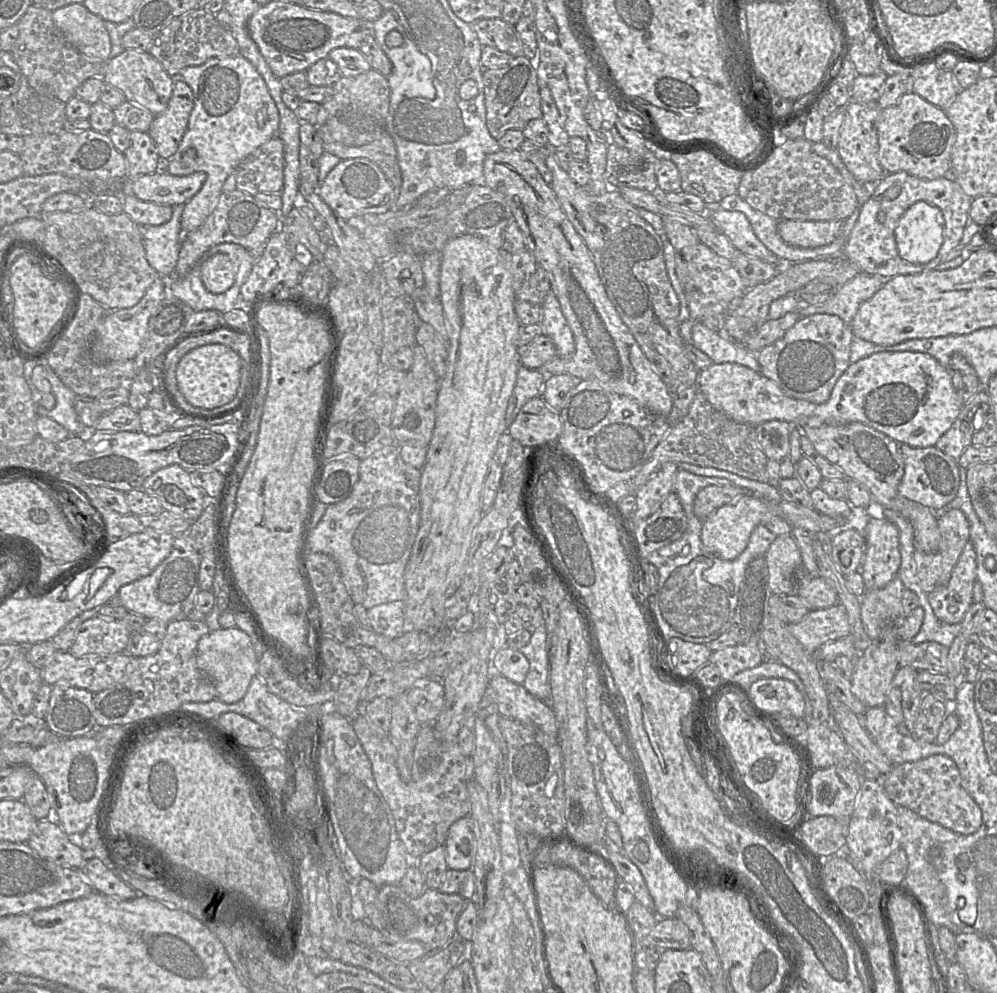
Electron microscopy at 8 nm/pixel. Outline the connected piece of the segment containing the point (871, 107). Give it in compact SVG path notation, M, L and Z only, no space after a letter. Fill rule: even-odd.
M850 101L844 107L844 120L840 127L836 150L849 172L859 181L880 181L887 173L878 160L876 119L882 108L877 101Z

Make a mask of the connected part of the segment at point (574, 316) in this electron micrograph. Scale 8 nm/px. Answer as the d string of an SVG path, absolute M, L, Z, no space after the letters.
M500 149L498 152L489 154L484 161L484 175L482 178L482 183L488 186L489 188L501 193L505 199L507 200L511 211L512 211L512 218L517 222L519 228L521 229L524 238L525 238L525 245L526 249L530 250L533 255L535 256L535 259L538 263L538 265L546 271L550 275L551 285L552 285L552 293L557 297L559 300L561 310L567 319L569 326L573 332L573 336L575 339L575 353L571 358L562 358L561 356L557 355L555 358L553 358L551 361L540 367L539 369L531 369L531 370L541 370L545 374L562 374L567 373L574 377L576 377L579 380L593 380L600 383L603 387L606 389L613 391L617 394L627 396L629 398L632 398L633 400L640 403L642 406L647 408L648 410L657 413L661 416L667 417L668 414L671 412L673 404L674 404L674 398L673 395L670 393L667 385L662 380L662 378L659 376L659 374L654 370L652 367L650 361L646 357L645 353L643 352L641 346L639 345L638 341L636 340L633 332L621 321L618 314L616 313L611 301L609 300L606 291L603 288L603 285L601 283L600 275L598 272L598 268L596 265L596 262L594 260L594 251L589 248L589 246L586 244L584 239L577 233L575 228L573 227L572 223L569 221L566 213L564 212L552 186L550 183L548 183L543 174L539 171L537 166L529 160L526 154L524 154L520 149L516 150L502 150Z

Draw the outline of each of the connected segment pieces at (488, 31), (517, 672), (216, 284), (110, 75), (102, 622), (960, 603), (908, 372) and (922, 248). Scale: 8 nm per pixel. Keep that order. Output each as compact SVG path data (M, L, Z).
M501 18L480 19L471 24L482 46L491 46L512 56L522 53L521 40L513 25Z
M508 646L494 651L491 665L494 672L517 684L524 682L529 671L529 662L525 655Z
M217 253L201 265L201 279L205 288L212 293L223 293L235 283L238 266L227 254Z
M127 49L105 62L102 79L106 85L120 90L126 101L146 108L155 116L162 113L171 98L177 77L170 76L162 64L148 51Z
M94 616L78 627L75 641L68 651L76 657L121 653L131 633L121 620Z
M969 541L961 553L959 560L952 571L950 580L945 585L936 588L927 594L928 602L935 616L948 624L959 624L973 601L973 587L977 581L976 551Z
M878 352L851 363L824 403L786 395L760 371L735 363L712 363L701 371L696 387L731 419L747 424L785 420L797 427L863 423L911 447L935 446L958 417L964 400L955 389L951 371L921 352Z
M926 202L914 203L902 215L894 231L899 255L915 264L931 261L941 248L943 232L941 210Z

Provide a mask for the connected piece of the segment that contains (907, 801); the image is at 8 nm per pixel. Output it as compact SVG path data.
M933 755L915 762L897 764L882 778L882 785L889 799L897 806L912 810L955 833L969 835L981 826L981 809L962 787L959 769L947 756Z

